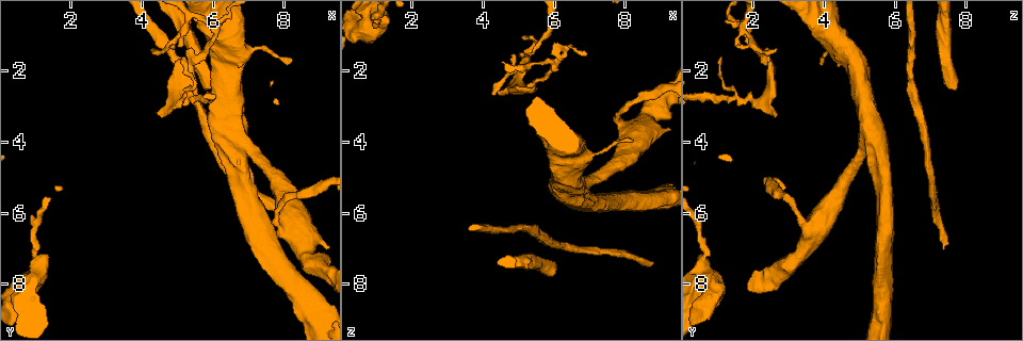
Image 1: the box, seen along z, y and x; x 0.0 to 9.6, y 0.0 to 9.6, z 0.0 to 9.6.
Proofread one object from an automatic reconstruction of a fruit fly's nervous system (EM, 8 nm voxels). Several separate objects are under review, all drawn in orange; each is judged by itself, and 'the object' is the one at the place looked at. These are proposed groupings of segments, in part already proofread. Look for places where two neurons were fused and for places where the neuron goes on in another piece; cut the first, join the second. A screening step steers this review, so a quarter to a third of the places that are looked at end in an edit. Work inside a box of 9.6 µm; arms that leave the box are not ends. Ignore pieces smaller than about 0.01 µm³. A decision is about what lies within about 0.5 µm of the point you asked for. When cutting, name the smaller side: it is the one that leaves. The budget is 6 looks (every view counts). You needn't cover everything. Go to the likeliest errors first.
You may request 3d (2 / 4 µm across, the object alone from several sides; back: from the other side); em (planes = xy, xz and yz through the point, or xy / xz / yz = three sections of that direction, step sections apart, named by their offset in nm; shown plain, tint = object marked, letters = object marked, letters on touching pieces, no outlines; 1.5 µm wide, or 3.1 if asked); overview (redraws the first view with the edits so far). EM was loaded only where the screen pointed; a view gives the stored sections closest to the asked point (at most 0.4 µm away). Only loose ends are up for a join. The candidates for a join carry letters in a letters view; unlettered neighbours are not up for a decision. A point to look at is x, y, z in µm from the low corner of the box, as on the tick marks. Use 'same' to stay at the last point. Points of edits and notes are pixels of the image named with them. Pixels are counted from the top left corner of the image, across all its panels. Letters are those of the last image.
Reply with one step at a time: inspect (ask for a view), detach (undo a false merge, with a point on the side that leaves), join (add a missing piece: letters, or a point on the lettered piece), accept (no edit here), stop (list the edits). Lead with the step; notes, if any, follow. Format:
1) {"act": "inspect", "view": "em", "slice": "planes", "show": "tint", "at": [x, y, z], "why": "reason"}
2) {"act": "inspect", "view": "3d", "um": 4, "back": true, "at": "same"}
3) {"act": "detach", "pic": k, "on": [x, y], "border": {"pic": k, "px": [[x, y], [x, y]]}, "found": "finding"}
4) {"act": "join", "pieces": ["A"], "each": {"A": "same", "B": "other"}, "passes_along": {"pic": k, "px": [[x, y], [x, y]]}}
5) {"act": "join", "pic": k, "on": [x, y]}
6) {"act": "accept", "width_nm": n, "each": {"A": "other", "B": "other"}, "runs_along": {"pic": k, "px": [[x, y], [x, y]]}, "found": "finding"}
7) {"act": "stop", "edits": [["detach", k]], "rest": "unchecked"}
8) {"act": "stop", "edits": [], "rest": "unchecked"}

{"act": "inspect", "view": "em", "slice": "planes", "show": "letters", "at": [8.65, 6.95, 7.35], "why": "long arm stops here"}

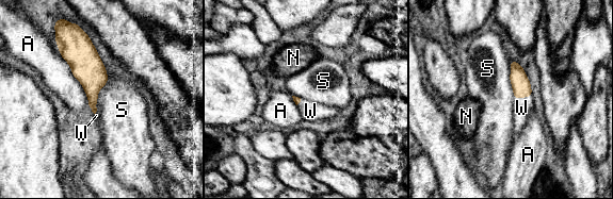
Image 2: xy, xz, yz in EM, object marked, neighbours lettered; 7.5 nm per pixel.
{"act": "join", "pieces": ["W"], "each": {"A": "other", "N": "other", "S": "other", "W": "same"}, "passes_along": {"pic": 2, "px": [[521, 87], [522, 97], [521, 108]]}, "found": "the neuron continues"}

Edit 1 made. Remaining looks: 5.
{"act": "inspect", "view": "overview", "why": "redraw"}

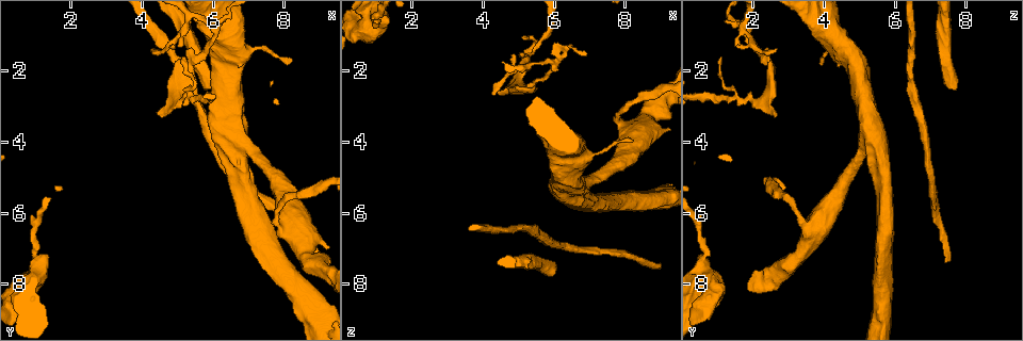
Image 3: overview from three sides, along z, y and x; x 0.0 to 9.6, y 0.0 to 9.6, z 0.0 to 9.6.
{"act": "inspect", "view": "em", "slice": "planes", "show": "letters", "at": [1.05, 7.35, 0.65], "why": "calibre changes"}

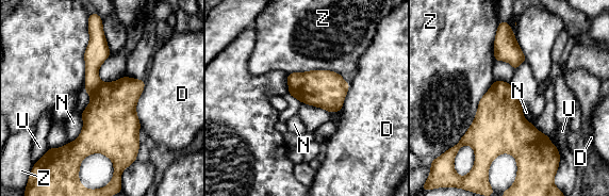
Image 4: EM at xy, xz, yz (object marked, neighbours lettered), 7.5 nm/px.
{"act": "detach", "pic": 4, "on": [94, 56], "each": {"D": "other", "N": "other", "U": "other", "Z": "other"}, "border": {"pic": 4, "px": [[101, 82], [87, 93]]}, "found": "two neurons meet here"}

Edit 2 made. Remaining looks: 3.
{"act": "inspect", "view": "3d", "um": 2, "at": [6.00, 0.80, 1.70], "why": "abrupt turn"}

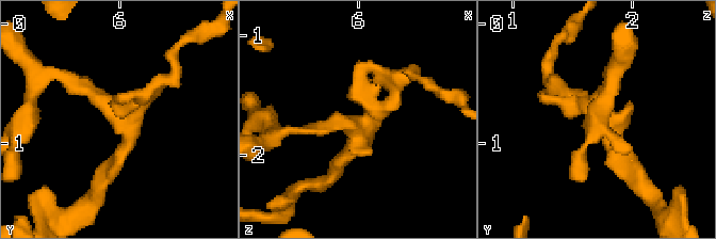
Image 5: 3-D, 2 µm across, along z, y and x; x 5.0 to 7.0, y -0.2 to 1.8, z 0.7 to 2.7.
{"act": "inspect", "view": "em", "slice": "planes", "show": "tint", "at": [6.02, 0.80, 1.74], "arms": 3}

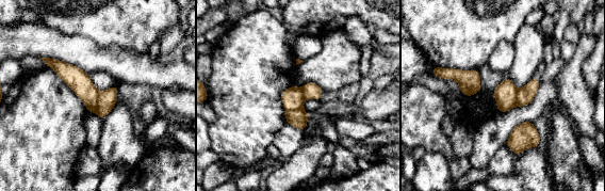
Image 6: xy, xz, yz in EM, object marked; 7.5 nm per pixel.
{"act": "inspect", "view": "em", "slice": "planes", "show": "letters", "at": "same", "why": "what lies round it"}

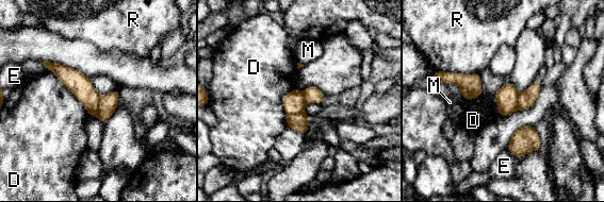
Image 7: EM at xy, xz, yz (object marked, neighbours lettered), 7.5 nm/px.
{"act": "detach", "pic": 7, "on": [108, 103], "each": {"D": "other", "E": "other", "M": "other", "R": "other"}, "border": {"pic": 7, "px": [[100, 97], [95, 114]]}, "found": "two neurons meet here"}

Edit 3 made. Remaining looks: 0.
{"act": "stop", "edits": [["join", 2], ["detach", 4], ["detach", 7]], "rest": "unchecked"}

